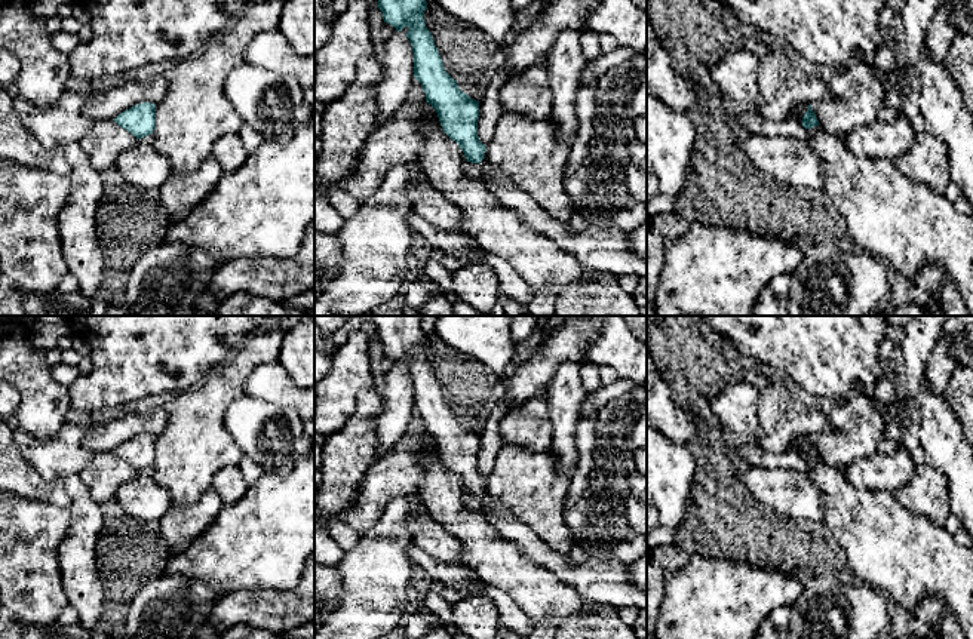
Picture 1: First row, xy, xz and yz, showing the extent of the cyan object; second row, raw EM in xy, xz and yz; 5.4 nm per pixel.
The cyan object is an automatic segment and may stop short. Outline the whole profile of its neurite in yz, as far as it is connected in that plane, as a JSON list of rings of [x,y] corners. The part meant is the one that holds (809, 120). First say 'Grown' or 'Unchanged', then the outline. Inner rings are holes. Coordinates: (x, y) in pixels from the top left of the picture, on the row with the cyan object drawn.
Grown. [[[851,62],[834,70],[826,85],[831,98],[808,105],[802,117],[805,129],[820,126],[825,132],[847,135],[877,122],[877,113],[884,107],[884,86],[874,64]]]

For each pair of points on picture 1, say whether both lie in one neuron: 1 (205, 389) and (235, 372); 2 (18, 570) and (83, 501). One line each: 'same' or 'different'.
1: same
2: different

